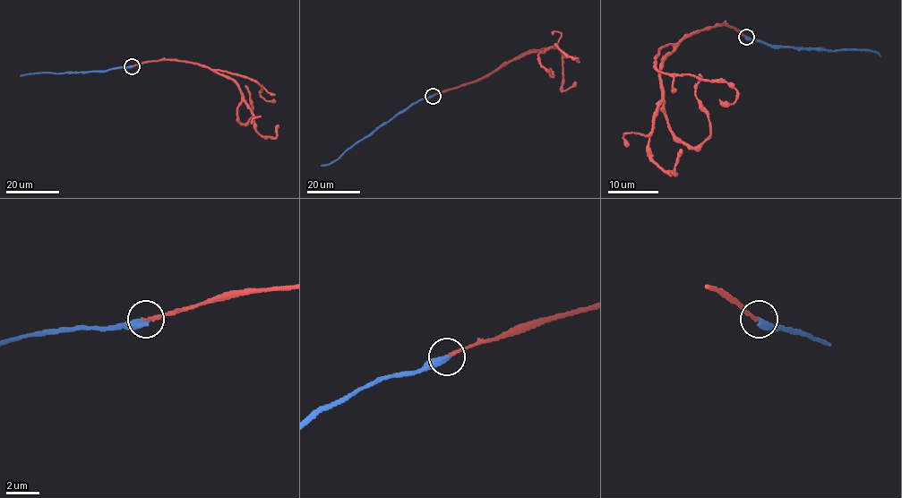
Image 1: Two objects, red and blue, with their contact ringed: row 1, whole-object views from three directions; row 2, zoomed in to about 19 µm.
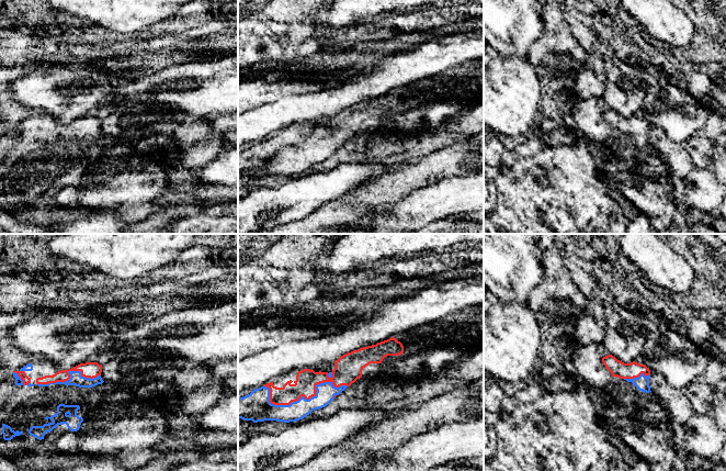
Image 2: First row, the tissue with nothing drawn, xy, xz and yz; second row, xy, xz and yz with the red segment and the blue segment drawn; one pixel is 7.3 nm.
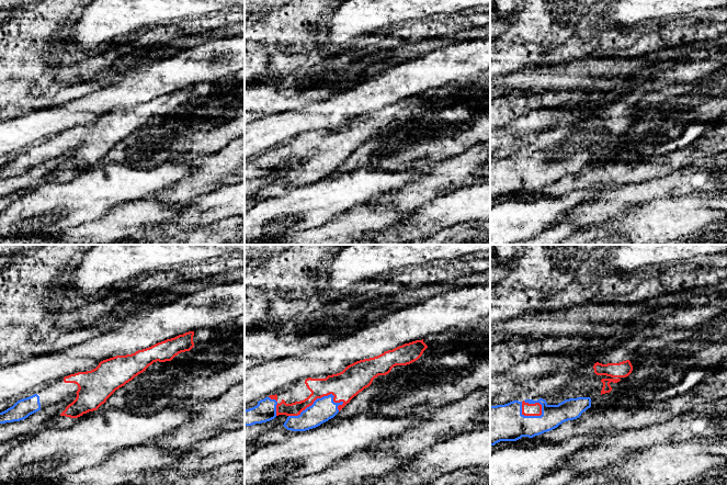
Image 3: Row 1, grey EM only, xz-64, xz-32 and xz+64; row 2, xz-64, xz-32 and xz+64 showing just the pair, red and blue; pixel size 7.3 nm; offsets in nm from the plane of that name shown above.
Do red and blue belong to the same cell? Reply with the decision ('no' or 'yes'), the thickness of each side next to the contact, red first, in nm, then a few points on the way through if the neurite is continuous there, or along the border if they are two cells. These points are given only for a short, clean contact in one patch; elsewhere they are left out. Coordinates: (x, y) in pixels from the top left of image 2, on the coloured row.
yes | 160/140 nm

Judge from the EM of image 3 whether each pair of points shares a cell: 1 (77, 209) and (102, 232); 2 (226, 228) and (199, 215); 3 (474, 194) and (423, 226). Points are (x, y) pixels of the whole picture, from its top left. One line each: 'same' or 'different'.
1: different
2: different
3: same

